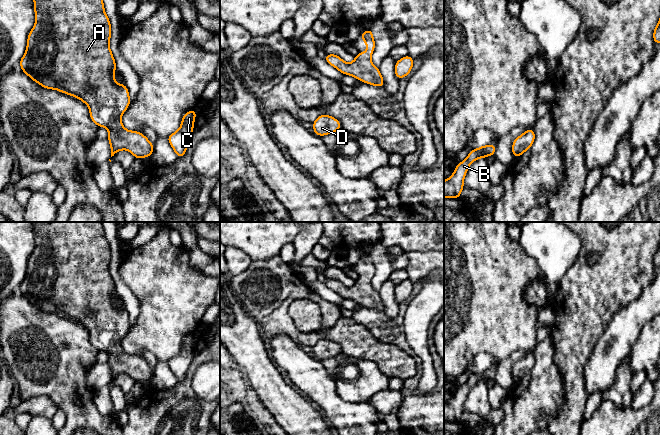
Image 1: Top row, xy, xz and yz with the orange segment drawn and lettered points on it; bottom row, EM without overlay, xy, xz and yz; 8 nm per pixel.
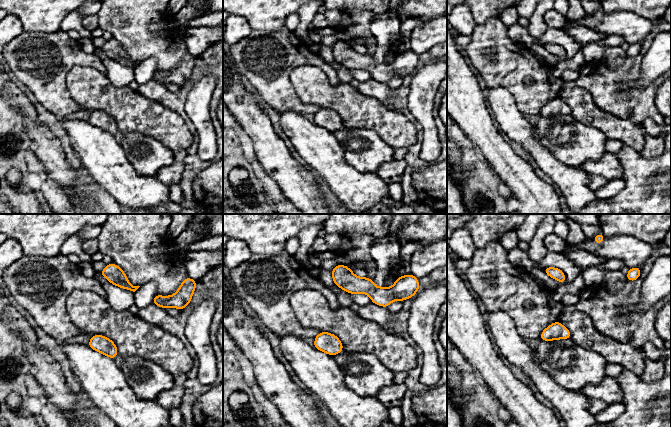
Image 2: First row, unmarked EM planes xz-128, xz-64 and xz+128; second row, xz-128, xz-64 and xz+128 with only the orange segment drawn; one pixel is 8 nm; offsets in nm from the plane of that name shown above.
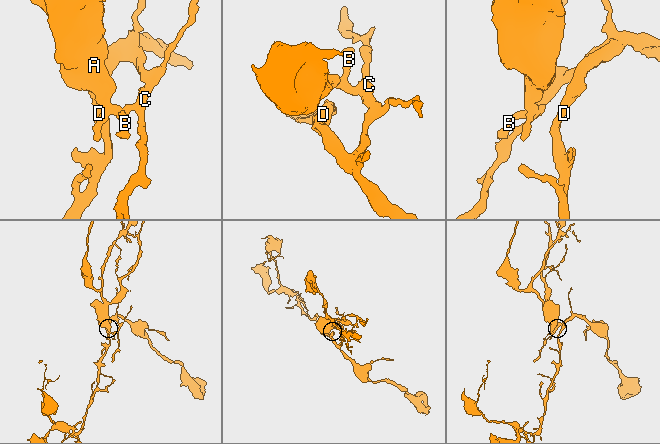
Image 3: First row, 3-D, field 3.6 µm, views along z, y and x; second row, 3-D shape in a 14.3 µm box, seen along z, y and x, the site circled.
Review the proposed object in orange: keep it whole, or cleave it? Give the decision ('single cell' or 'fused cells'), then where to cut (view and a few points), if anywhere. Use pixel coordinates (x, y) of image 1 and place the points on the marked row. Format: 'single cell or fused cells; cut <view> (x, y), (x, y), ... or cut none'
single cell; cut none

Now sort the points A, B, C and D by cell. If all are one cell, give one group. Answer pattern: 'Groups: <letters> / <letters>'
Groups: A B C D

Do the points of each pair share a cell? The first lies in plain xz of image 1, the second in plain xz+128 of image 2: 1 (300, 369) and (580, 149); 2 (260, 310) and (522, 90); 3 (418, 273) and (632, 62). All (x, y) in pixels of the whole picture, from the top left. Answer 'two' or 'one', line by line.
1: two
2: one
3: two

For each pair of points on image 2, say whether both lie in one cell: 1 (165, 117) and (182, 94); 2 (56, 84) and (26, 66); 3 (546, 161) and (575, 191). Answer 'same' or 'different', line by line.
1: different
2: same
3: same

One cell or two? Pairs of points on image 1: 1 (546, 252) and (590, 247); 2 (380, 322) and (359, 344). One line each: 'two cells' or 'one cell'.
1: two cells
2: two cells

